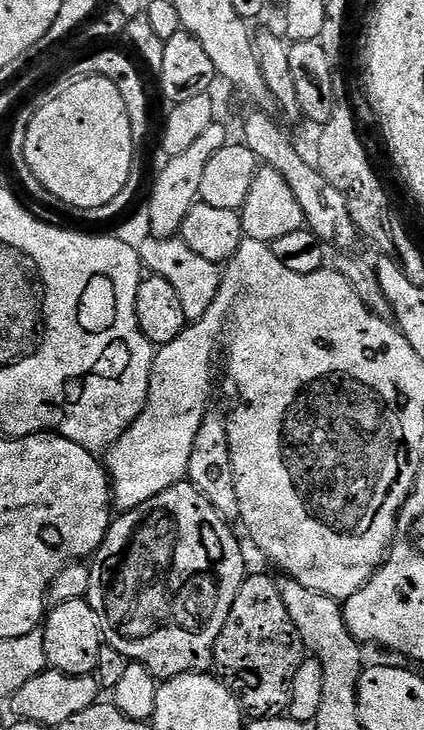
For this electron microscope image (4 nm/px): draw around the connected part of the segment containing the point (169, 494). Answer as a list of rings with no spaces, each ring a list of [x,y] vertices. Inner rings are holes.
[[[187,482],[170,486],[166,490],[162,490],[162,494],[150,498],[150,502],[146,502],[129,512],[117,515],[117,517],[117,520],[115,517],[109,523],[106,538],[100,543],[100,548],[96,551],[96,555],[91,557],[90,590],[86,597],[89,606],[93,608],[100,619],[100,631],[104,634],[105,645],[118,650],[118,654],[122,654],[125,660],[133,664],[146,666],[161,681],[181,676],[187,672],[208,672],[214,664],[218,634],[222,634],[222,630],[226,626],[226,618],[234,606],[234,598],[238,598],[238,590],[246,578],[244,552],[240,549],[240,544],[236,541],[235,534],[232,533],[233,525],[225,520],[222,514],[218,514],[218,510],[214,510],[214,506],[210,506],[207,498],[194,485]]]

